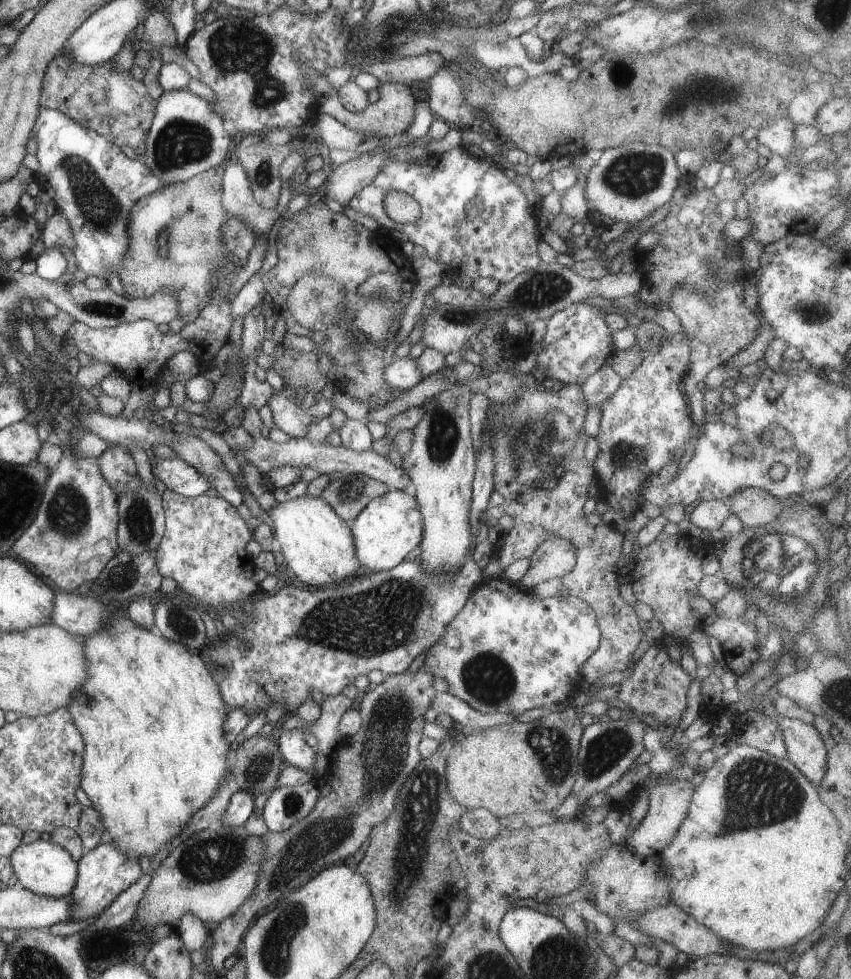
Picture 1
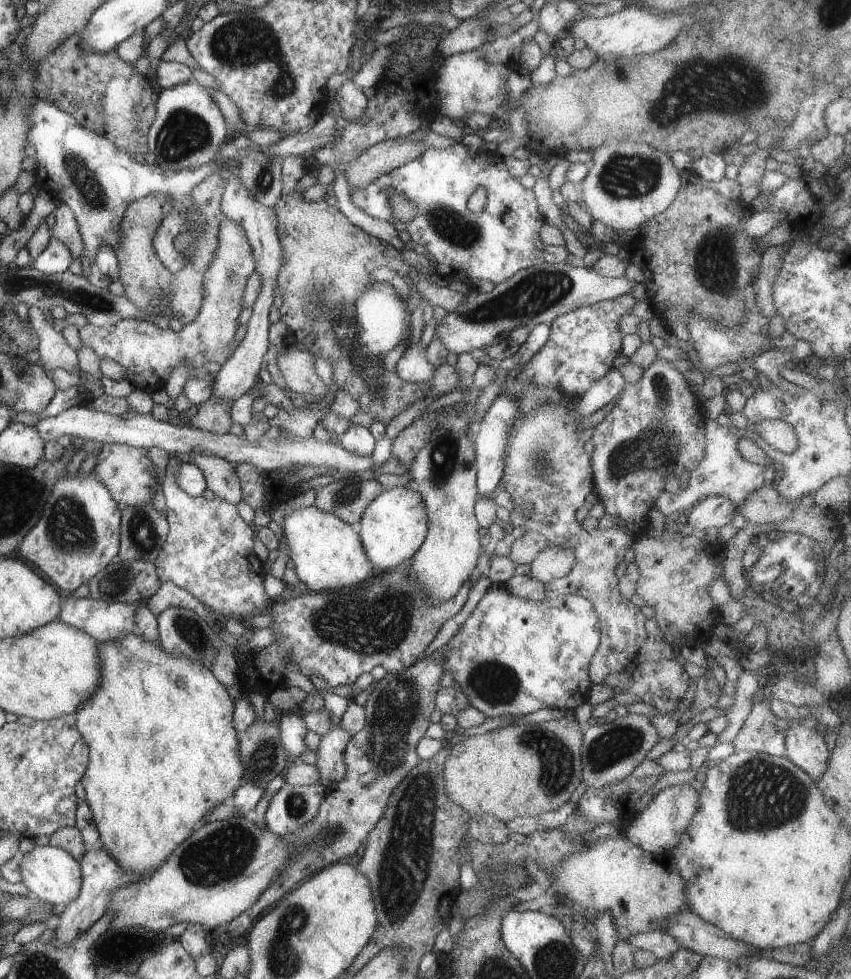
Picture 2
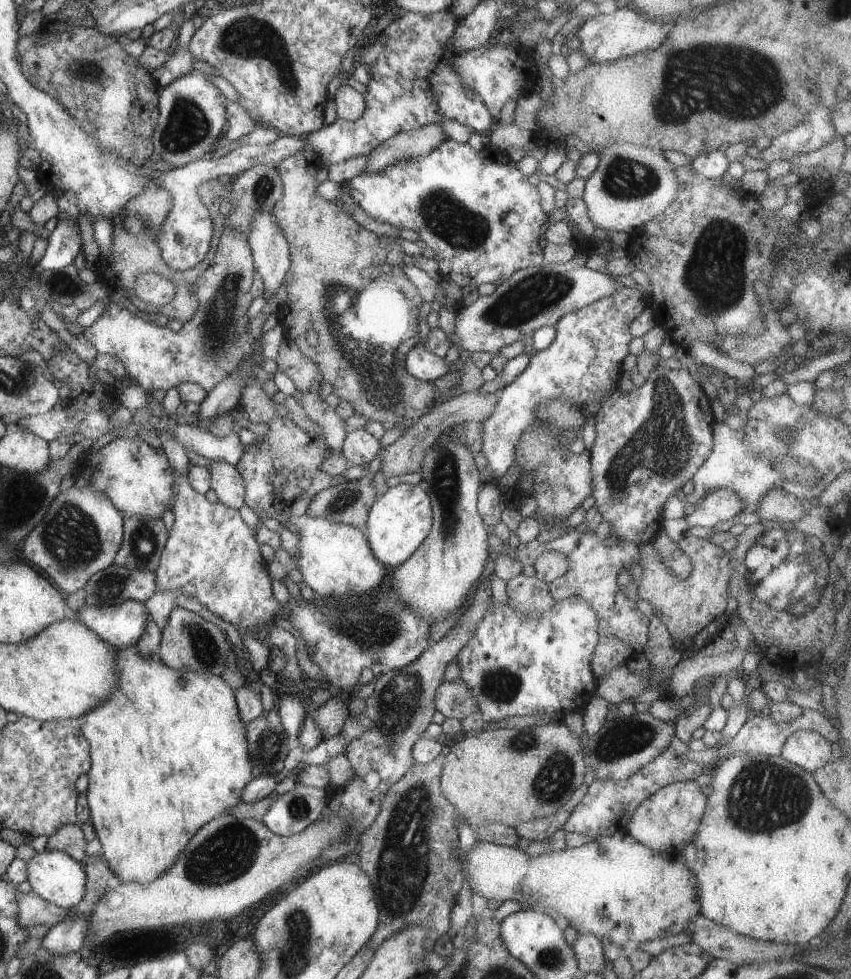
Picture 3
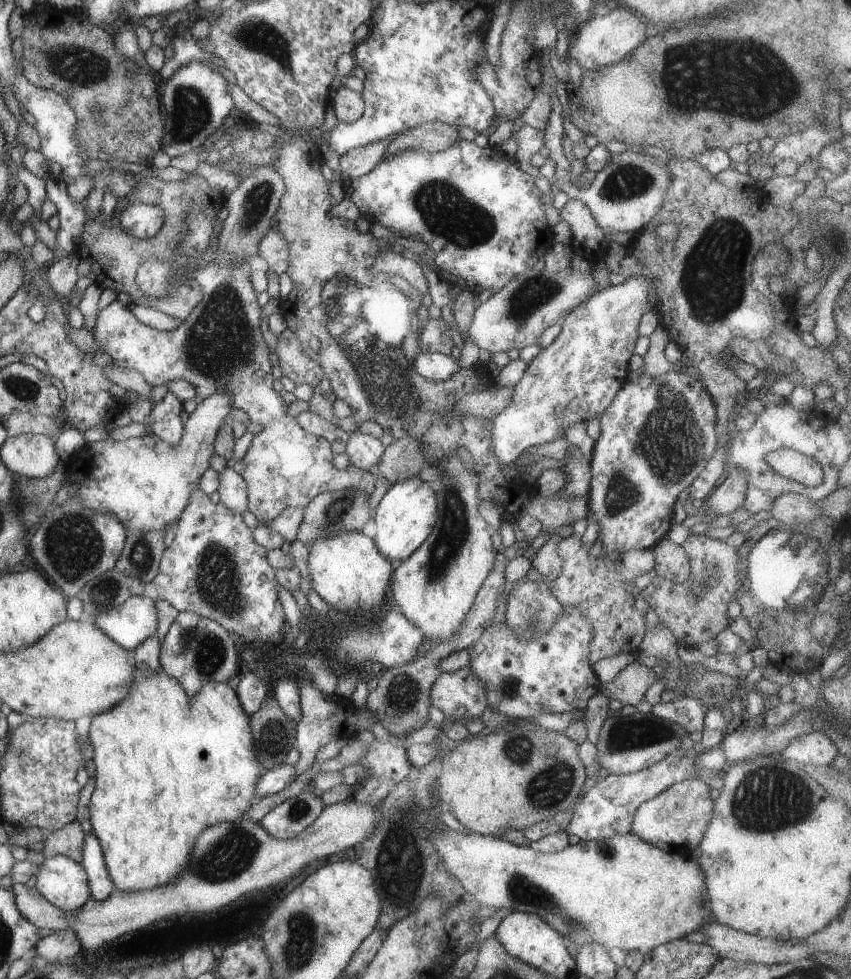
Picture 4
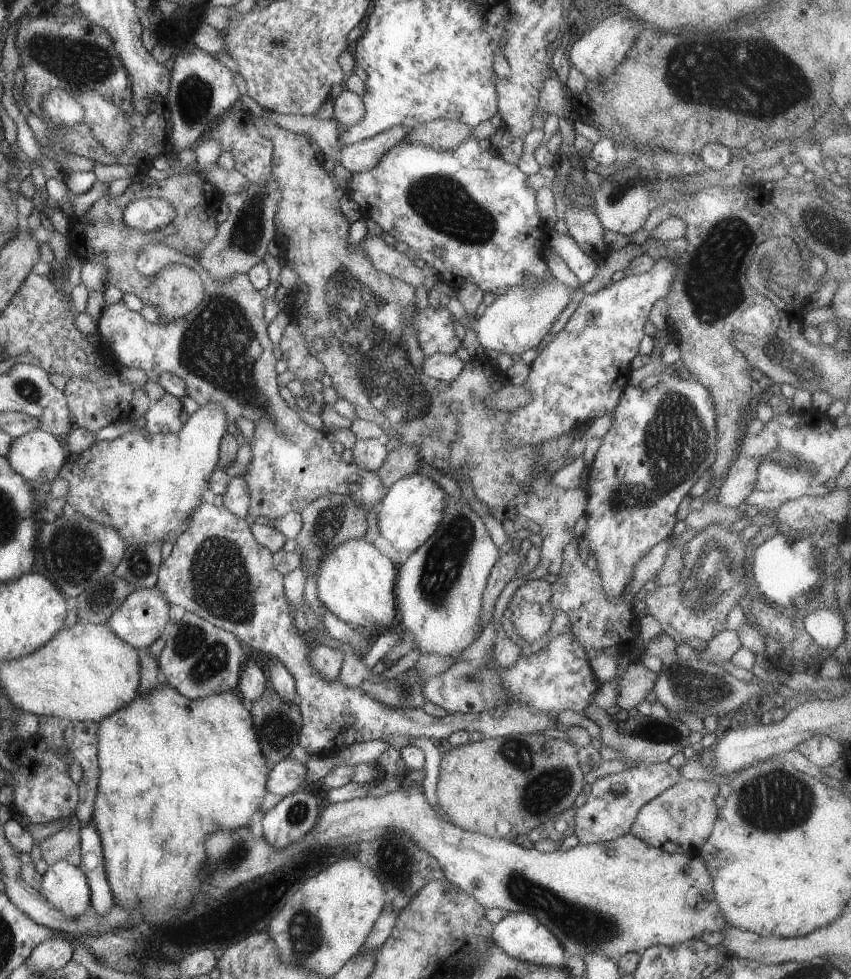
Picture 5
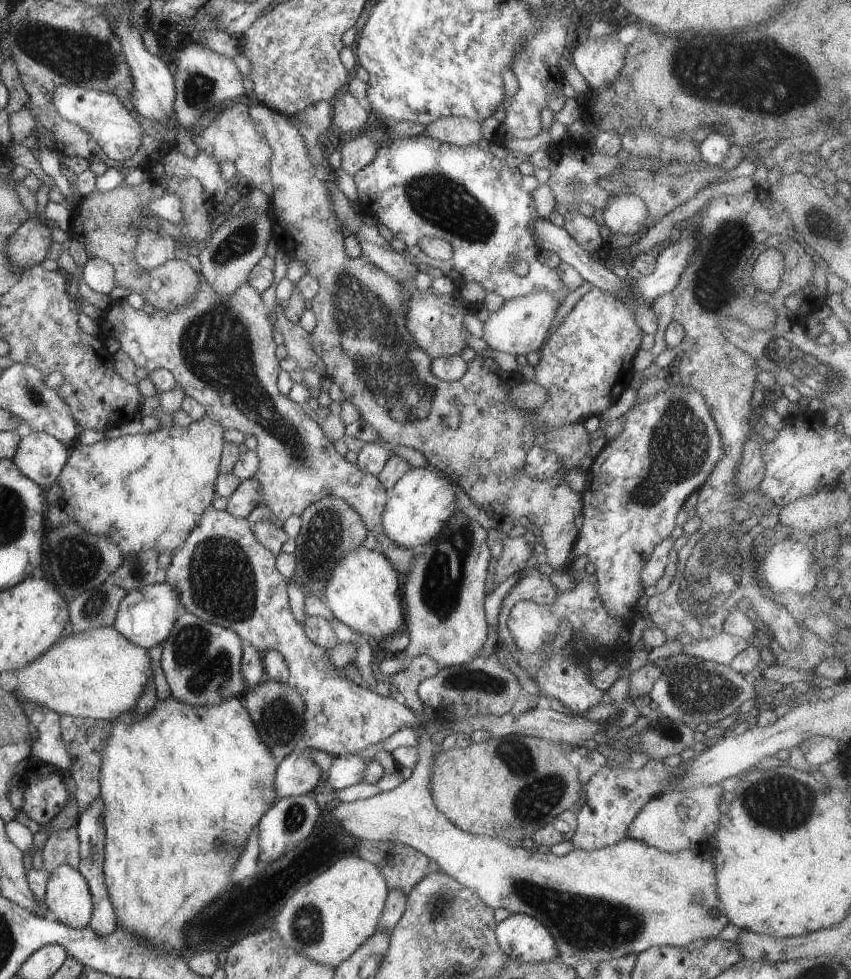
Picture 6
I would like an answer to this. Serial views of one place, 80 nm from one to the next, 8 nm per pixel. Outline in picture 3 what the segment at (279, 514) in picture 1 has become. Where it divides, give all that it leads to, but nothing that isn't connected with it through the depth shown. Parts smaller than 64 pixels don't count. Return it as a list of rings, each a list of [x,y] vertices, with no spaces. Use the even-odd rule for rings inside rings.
[[[306,514],[297,516],[291,529],[298,535],[300,559],[297,560],[297,567],[302,573],[304,583],[322,599],[333,595],[352,597],[368,594],[384,582],[384,576],[390,576],[387,566],[374,556],[362,529]]]

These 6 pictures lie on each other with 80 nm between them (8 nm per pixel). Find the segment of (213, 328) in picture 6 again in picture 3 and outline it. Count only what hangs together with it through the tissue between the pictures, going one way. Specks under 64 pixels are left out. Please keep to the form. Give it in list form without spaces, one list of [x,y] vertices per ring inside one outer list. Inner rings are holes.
[[[226,223],[218,235],[215,254],[194,288],[199,307],[178,332],[144,321],[112,301],[94,324],[84,329],[83,334],[98,353],[120,359],[128,376],[136,379],[143,389],[150,392],[164,389],[167,392],[176,385],[190,382],[200,384],[210,393],[238,368],[242,358],[260,350],[257,336],[248,328],[254,274],[254,260],[246,236],[236,233]],[[262,367],[258,368],[252,382],[244,388],[239,407],[246,412],[252,424],[266,424],[269,427],[268,432],[264,438],[258,438],[260,442],[251,444],[235,465],[244,480],[245,505],[258,515],[260,521],[280,516],[280,513],[287,510],[298,498],[313,498],[326,488],[347,482],[342,475],[334,476],[320,470],[322,462],[327,461],[330,454],[321,438],[312,438],[290,418],[282,417],[276,412],[277,405],[262,388],[267,375]]]

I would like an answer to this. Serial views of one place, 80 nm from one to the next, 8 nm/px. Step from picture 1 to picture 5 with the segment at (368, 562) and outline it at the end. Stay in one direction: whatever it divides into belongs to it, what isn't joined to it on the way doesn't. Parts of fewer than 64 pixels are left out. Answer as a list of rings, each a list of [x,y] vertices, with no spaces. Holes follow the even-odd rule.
[[[419,472],[405,476],[387,489],[377,512],[380,536],[399,551],[414,552],[441,525],[445,515],[447,492],[435,480]]]

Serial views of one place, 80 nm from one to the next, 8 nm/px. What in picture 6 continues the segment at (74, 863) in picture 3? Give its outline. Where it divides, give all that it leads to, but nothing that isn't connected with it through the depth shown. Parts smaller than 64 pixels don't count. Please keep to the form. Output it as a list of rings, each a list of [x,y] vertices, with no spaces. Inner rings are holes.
[[[62,865],[50,873],[47,893],[42,901],[49,911],[47,918],[73,929],[85,929],[89,926],[93,911],[92,895],[86,879],[74,867]]]

